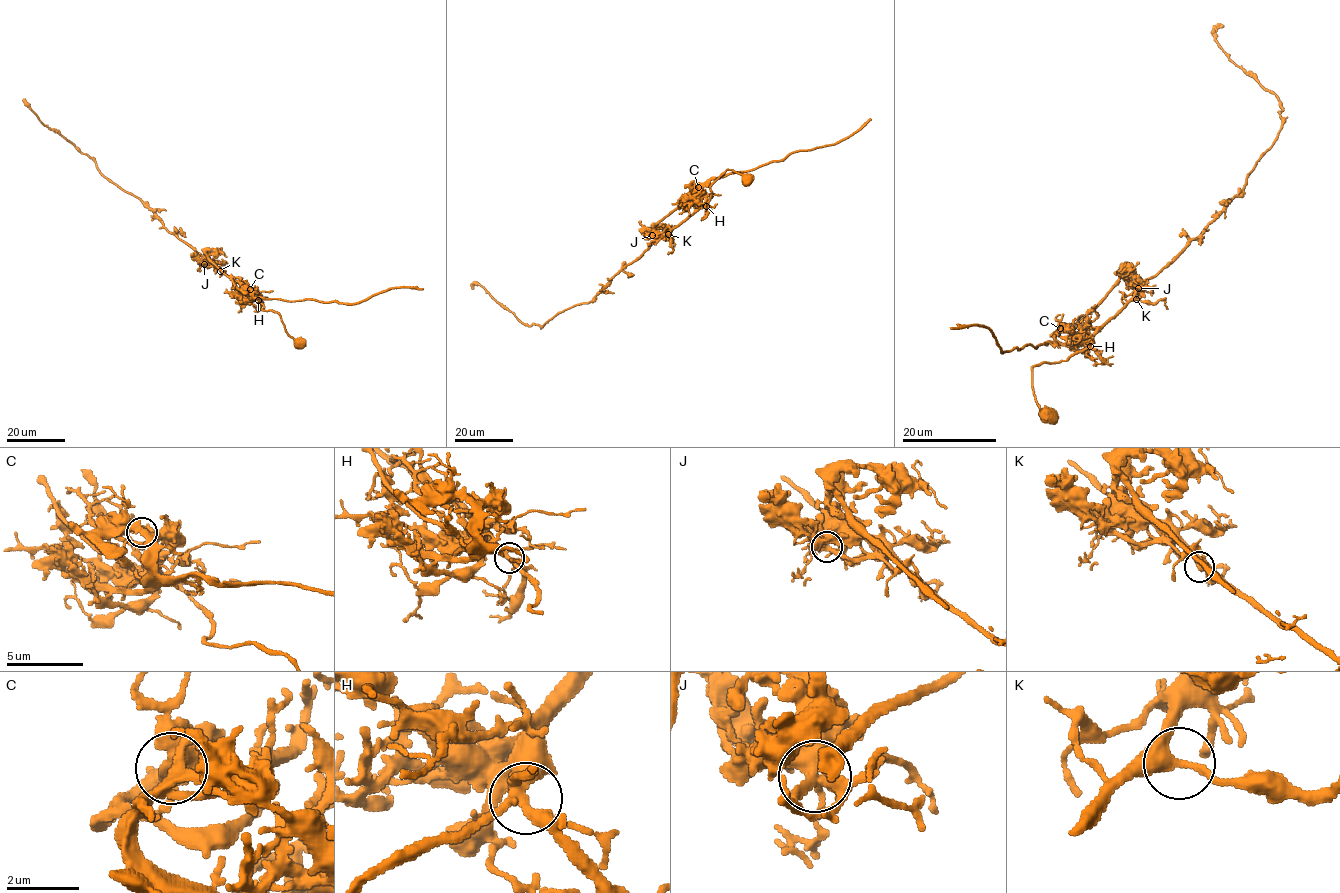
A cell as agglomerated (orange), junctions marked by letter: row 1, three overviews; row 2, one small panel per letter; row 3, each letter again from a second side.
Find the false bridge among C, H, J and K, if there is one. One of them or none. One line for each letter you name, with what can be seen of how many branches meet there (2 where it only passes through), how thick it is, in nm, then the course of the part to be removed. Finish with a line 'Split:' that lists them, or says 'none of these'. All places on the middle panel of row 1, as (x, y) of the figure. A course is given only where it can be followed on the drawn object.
J: Branches: 5. Thickness 380 nm. Course of the part to remove: (652, 235), (652, 226), (710, 179), (781, 161), (794, 152), (835, 144), (859, 130), (870, 118)
Split: J

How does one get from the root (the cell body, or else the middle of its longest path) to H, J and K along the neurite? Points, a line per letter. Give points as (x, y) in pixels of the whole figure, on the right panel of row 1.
H: (1046, 416), (1033, 392), (1032, 368), (1042, 362), (1066, 361), (1090, 346)
J: (1046, 416), (1033, 392), (1032, 368), (1042, 362), (1066, 361), (1082, 352), (1137, 289)
K: (1046, 416), (1033, 392), (1032, 368), (1042, 362), (1066, 361), (1082, 352), (1116, 313), (1136, 299)

